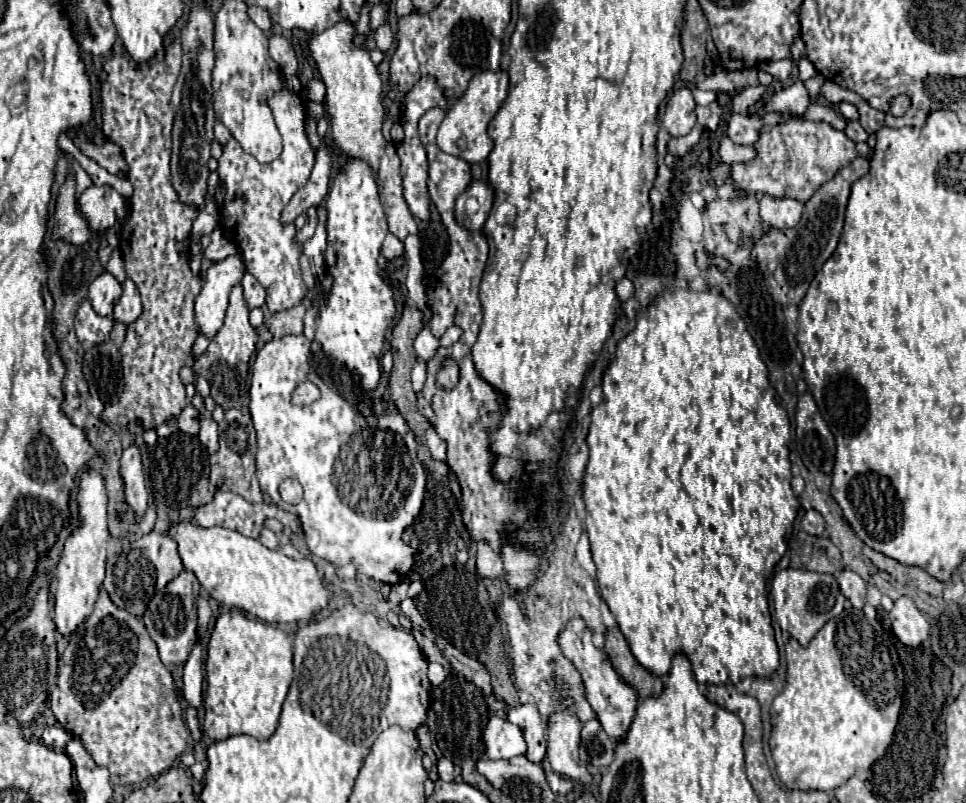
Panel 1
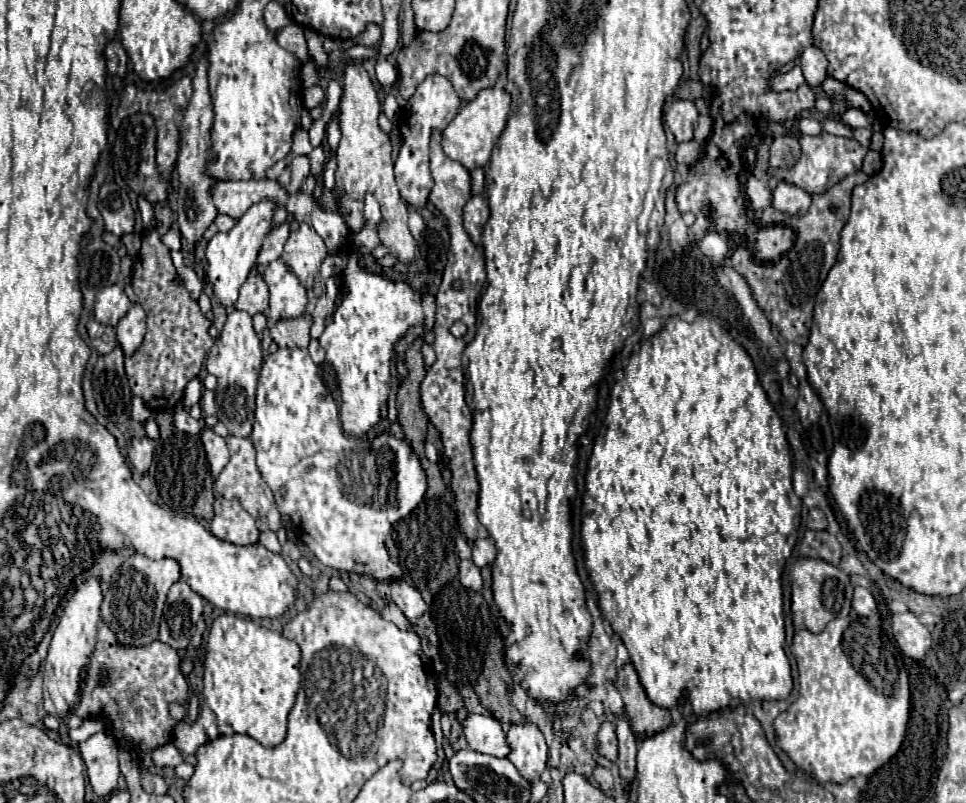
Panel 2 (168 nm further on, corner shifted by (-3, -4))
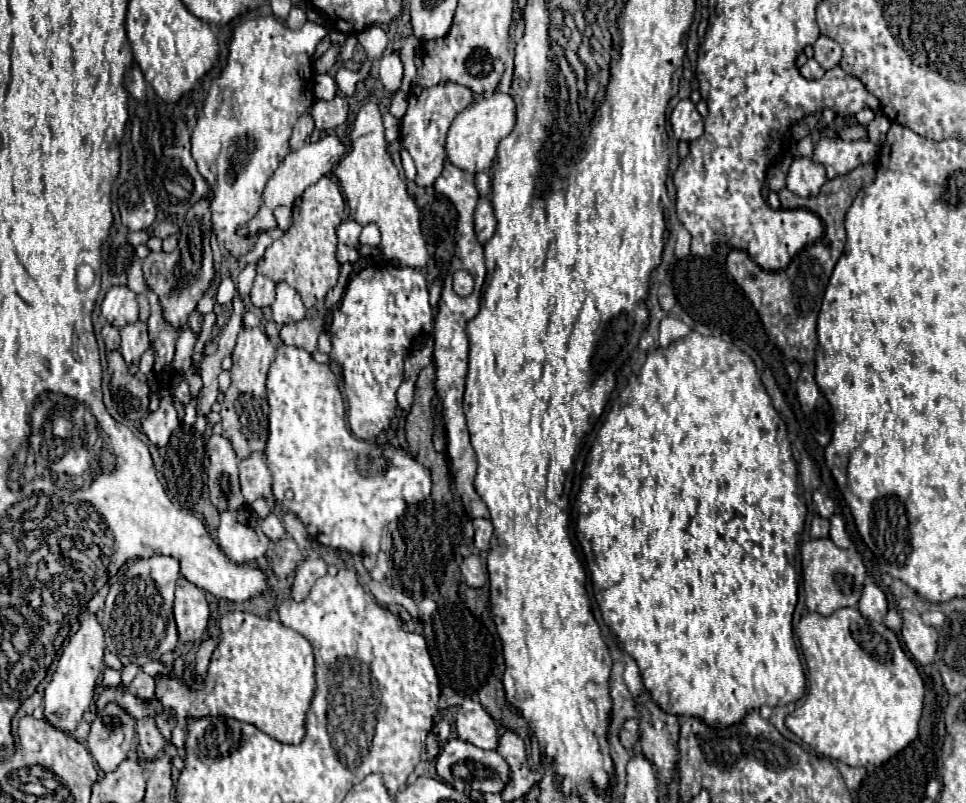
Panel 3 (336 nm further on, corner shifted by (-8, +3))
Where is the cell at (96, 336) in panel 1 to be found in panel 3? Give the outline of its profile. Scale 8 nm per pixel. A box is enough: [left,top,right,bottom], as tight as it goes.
[102,323,120,351]

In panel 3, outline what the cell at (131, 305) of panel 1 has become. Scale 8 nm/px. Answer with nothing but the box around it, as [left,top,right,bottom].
[120,321,150,365]

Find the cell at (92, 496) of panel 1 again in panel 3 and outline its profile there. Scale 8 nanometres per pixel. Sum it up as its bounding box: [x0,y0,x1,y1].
[44,615,104,733]

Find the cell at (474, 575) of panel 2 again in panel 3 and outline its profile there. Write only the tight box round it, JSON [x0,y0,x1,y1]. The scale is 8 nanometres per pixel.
[462,555,488,587]

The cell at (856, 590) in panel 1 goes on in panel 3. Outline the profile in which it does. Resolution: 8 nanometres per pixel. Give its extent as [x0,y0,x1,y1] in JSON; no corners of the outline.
[858,581,888,623]

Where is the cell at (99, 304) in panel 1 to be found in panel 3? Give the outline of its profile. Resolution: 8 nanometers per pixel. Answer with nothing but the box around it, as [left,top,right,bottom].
[102,285,138,327]

